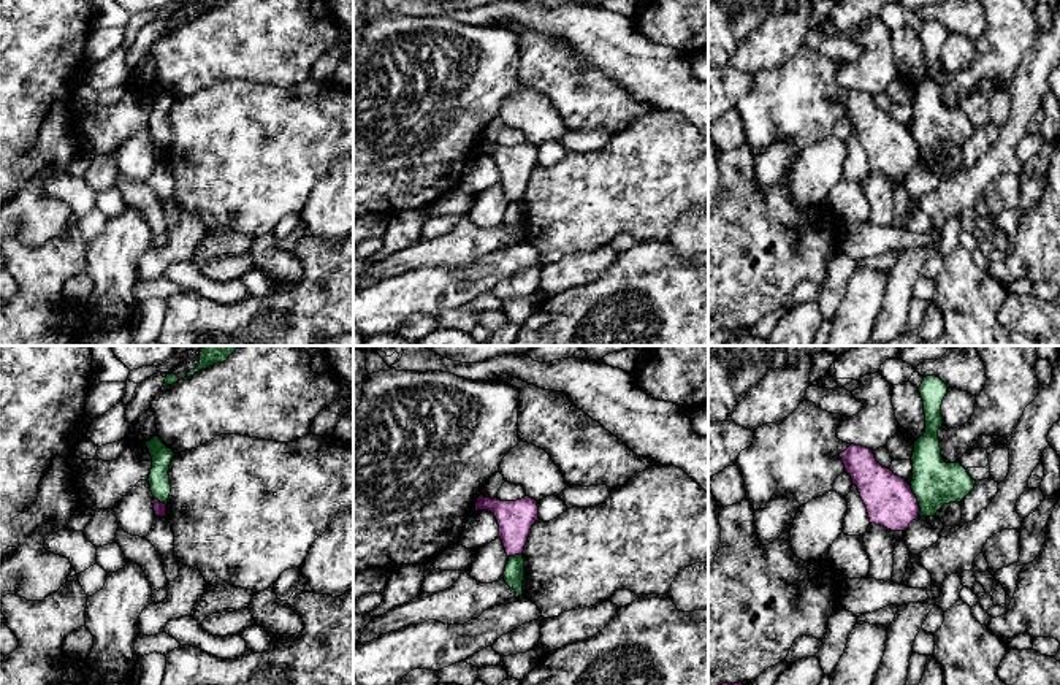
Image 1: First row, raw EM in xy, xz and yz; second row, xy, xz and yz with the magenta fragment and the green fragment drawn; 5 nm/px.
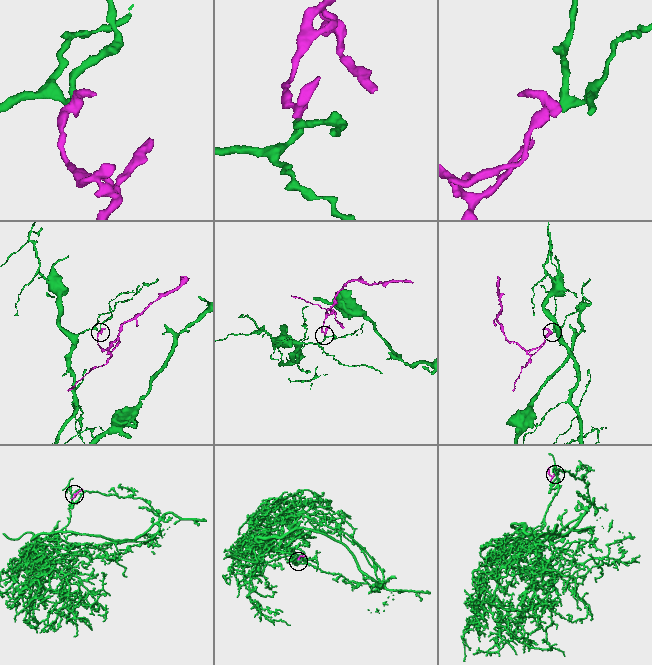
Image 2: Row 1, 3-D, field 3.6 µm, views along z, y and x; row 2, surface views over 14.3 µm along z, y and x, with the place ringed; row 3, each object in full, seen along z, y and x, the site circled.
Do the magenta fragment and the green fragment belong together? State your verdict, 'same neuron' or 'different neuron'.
different neuron

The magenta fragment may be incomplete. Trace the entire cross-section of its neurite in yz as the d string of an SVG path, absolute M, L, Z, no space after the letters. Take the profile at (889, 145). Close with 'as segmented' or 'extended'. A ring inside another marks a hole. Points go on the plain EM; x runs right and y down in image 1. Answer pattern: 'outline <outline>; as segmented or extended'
outline M851 89L840 103L860 138L870 168L905 176L919 162L921 152L911 130L883 113L873 95Z; as segmented

